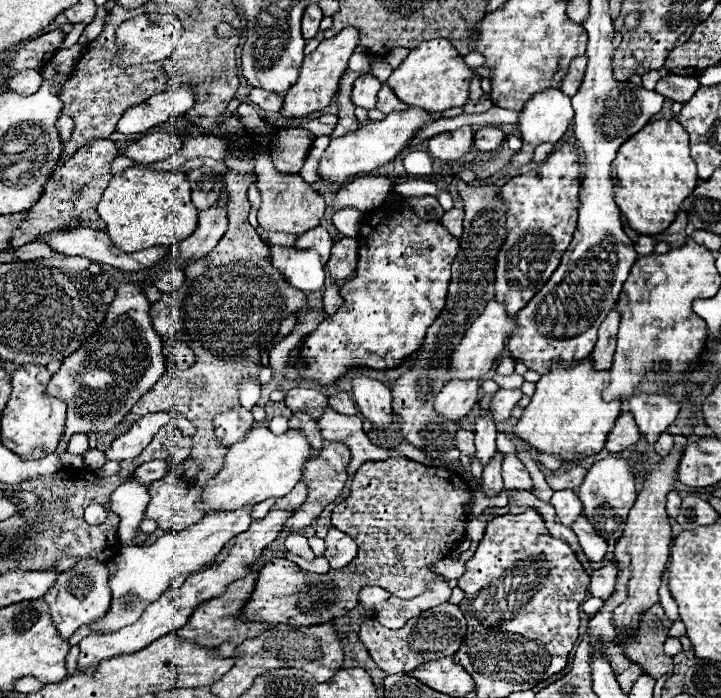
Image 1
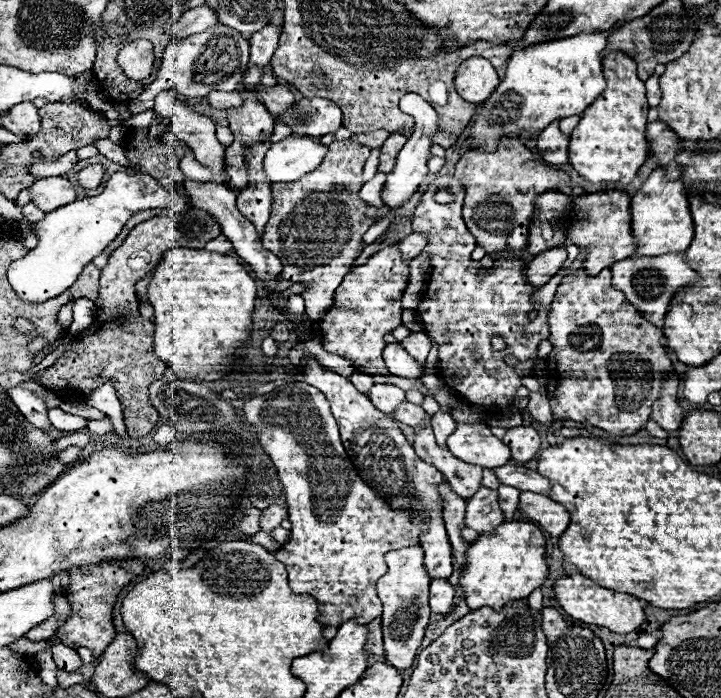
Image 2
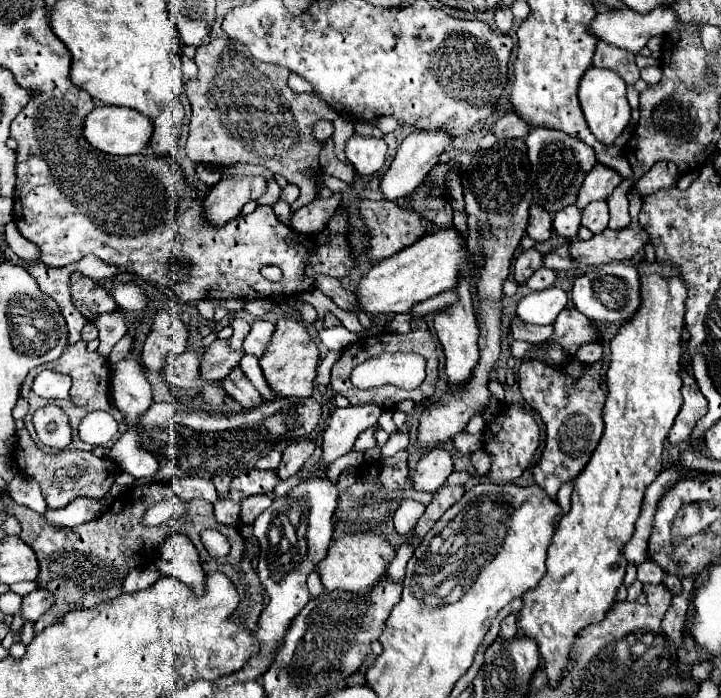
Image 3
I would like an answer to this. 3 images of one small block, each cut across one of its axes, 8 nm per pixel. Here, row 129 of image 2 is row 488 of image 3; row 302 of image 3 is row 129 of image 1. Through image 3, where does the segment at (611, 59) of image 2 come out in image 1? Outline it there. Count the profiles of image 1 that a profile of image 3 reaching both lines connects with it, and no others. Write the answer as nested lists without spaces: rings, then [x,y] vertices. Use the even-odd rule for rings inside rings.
[[[656,120],[630,136],[612,162],[614,200],[632,230],[652,236],[672,224],[680,204],[698,184],[696,162],[690,158],[688,132],[676,120]]]

